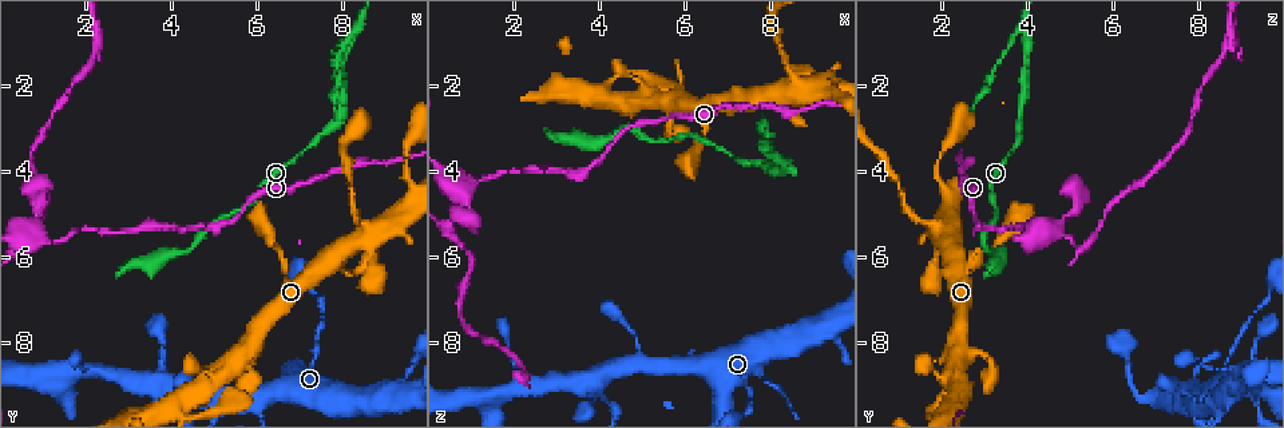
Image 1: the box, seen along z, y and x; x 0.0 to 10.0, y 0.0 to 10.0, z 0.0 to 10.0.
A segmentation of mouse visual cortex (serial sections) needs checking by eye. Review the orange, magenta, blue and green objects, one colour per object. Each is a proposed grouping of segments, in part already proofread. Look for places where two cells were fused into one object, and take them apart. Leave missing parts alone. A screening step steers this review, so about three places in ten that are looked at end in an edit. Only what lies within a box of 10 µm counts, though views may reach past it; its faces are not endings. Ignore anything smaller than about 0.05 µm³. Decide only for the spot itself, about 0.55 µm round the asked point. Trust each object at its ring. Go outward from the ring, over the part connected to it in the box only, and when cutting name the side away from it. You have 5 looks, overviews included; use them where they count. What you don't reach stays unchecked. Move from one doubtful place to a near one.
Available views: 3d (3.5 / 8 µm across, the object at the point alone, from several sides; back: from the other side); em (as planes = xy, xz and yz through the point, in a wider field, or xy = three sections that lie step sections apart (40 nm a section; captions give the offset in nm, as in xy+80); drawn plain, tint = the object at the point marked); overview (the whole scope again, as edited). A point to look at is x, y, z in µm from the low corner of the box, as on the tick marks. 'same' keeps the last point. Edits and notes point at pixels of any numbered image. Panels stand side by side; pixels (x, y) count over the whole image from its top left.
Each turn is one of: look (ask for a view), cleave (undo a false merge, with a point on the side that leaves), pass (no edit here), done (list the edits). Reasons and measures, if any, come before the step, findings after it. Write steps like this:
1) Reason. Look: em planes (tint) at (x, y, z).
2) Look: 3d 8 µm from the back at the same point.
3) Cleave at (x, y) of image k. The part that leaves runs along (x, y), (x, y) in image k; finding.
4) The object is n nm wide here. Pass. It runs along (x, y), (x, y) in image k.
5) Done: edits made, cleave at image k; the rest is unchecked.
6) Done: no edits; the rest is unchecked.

Arms part here. Look: 3d 3.5 µm at (8.35, 0.80, 3.95).

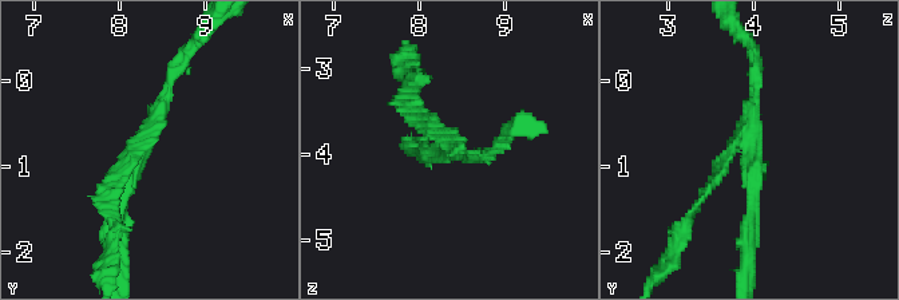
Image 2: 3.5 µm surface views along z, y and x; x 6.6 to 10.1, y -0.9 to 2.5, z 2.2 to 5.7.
Cleave at (115, 174) of image 2. The part that leaves runs along (741, 141), (724, 157), (676, 244) in image 2; a second cell is stuck on.

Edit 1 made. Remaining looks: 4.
See it whole again. Look: overview.

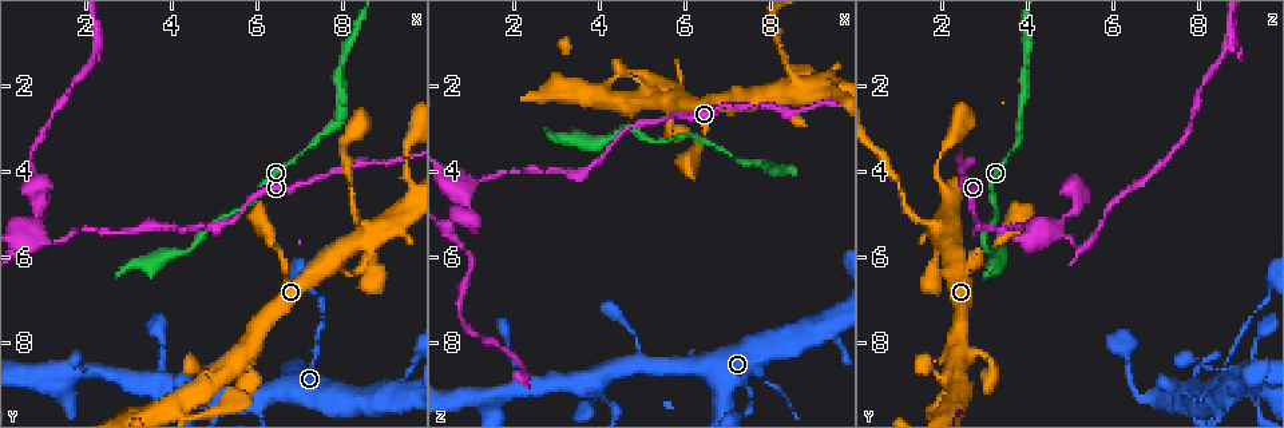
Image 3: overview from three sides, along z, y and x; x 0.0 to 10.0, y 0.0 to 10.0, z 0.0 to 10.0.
Look: 3d 3.5 µm at (5.00, 9.30, 8.55).

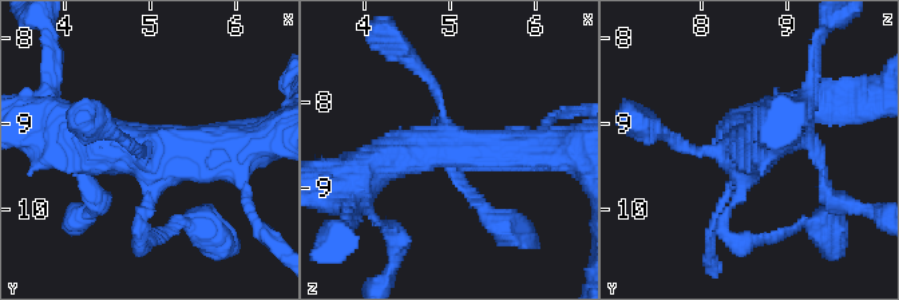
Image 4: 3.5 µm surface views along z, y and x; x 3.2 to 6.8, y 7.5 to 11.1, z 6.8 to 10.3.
Look: em xy step 2 (tint) at (5.00, 9.30, 8.55).

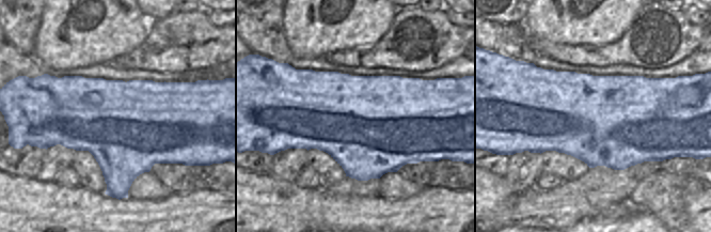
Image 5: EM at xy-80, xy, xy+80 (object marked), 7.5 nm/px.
The object is 750 nm wide here. Pass. It runs along (541, 149), (410, 149), (364, 169) in image 4; all the same cell.

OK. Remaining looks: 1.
Done: edits made, cleave at image 2; the rest is unchecked.

